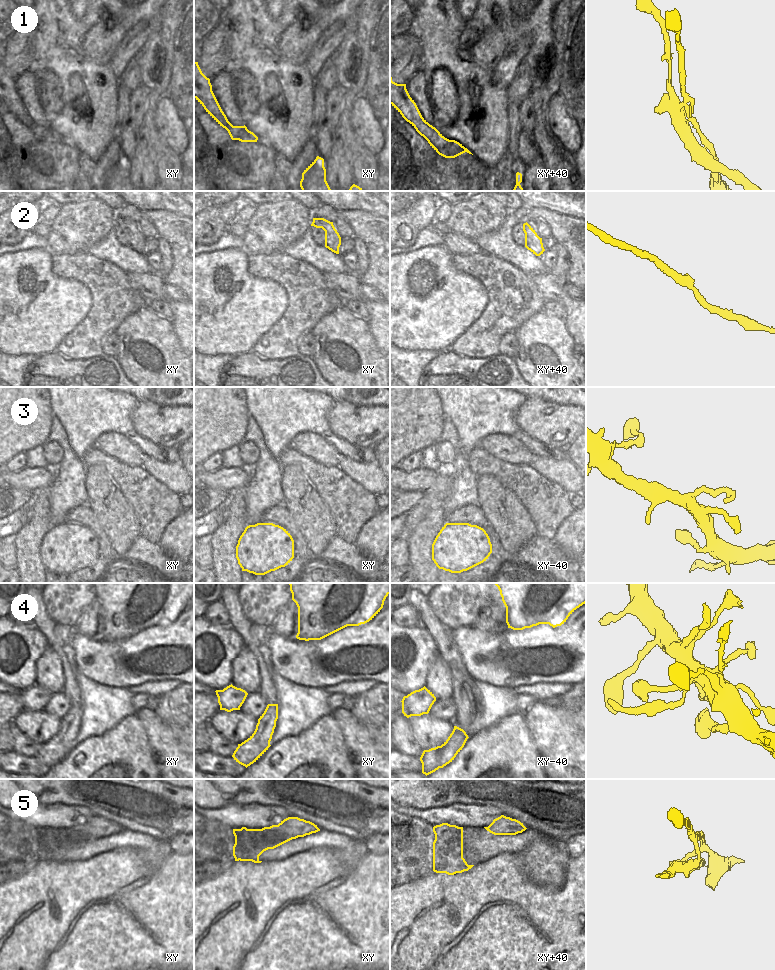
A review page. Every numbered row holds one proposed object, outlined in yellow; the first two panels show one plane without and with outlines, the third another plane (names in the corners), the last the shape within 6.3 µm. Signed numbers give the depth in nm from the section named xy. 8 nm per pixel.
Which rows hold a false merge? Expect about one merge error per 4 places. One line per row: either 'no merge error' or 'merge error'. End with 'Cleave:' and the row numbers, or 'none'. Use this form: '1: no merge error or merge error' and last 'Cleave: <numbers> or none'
1: merge error
2: no merge error
3: no merge error
4: no merge error
5: merge error
Cleave: 1, 5

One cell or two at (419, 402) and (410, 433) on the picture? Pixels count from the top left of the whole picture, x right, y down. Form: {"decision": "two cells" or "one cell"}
{"decision": "one cell"}

